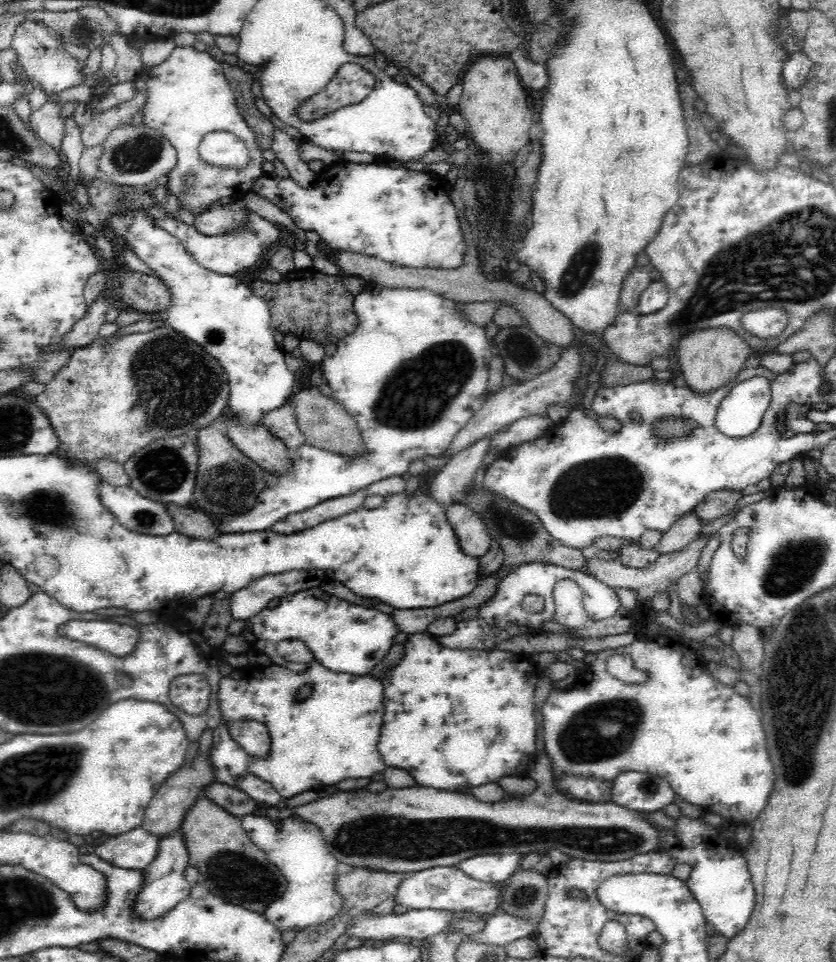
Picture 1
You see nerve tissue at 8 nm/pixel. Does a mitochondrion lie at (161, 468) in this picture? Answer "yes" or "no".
yes

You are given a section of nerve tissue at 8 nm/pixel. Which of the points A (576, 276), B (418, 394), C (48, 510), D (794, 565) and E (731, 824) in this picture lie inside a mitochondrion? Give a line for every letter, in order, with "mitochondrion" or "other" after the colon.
A: mitochondrion
B: mitochondrion
C: mitochondrion
D: mitochondrion
E: other

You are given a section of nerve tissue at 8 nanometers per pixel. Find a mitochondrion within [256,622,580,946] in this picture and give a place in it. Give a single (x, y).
(526, 896)

